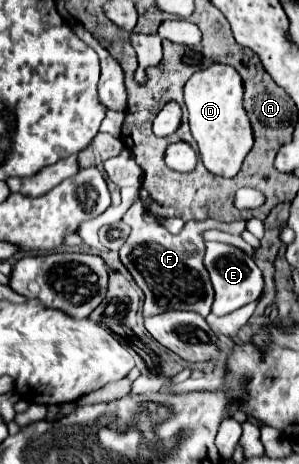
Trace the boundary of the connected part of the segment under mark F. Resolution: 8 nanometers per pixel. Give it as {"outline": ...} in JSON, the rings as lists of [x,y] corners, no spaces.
{"outline":[[[137,199],[129,211],[123,215],[123,221],[133,227],[131,235],[127,237],[125,245],[121,247],[121,263],[129,269],[135,283],[145,293],[145,305],[143,315],[151,317],[169,309],[185,309],[195,311],[203,317],[211,313],[213,305],[213,287],[209,281],[209,273],[203,265],[205,255],[205,239],[203,233],[207,229],[219,229],[225,233],[241,235],[245,231],[245,223],[219,223],[213,219],[207,221],[189,221],[187,229],[183,229],[179,235],[171,235],[161,223],[145,223],[143,221],[145,207],[141,205],[141,199]]]}

